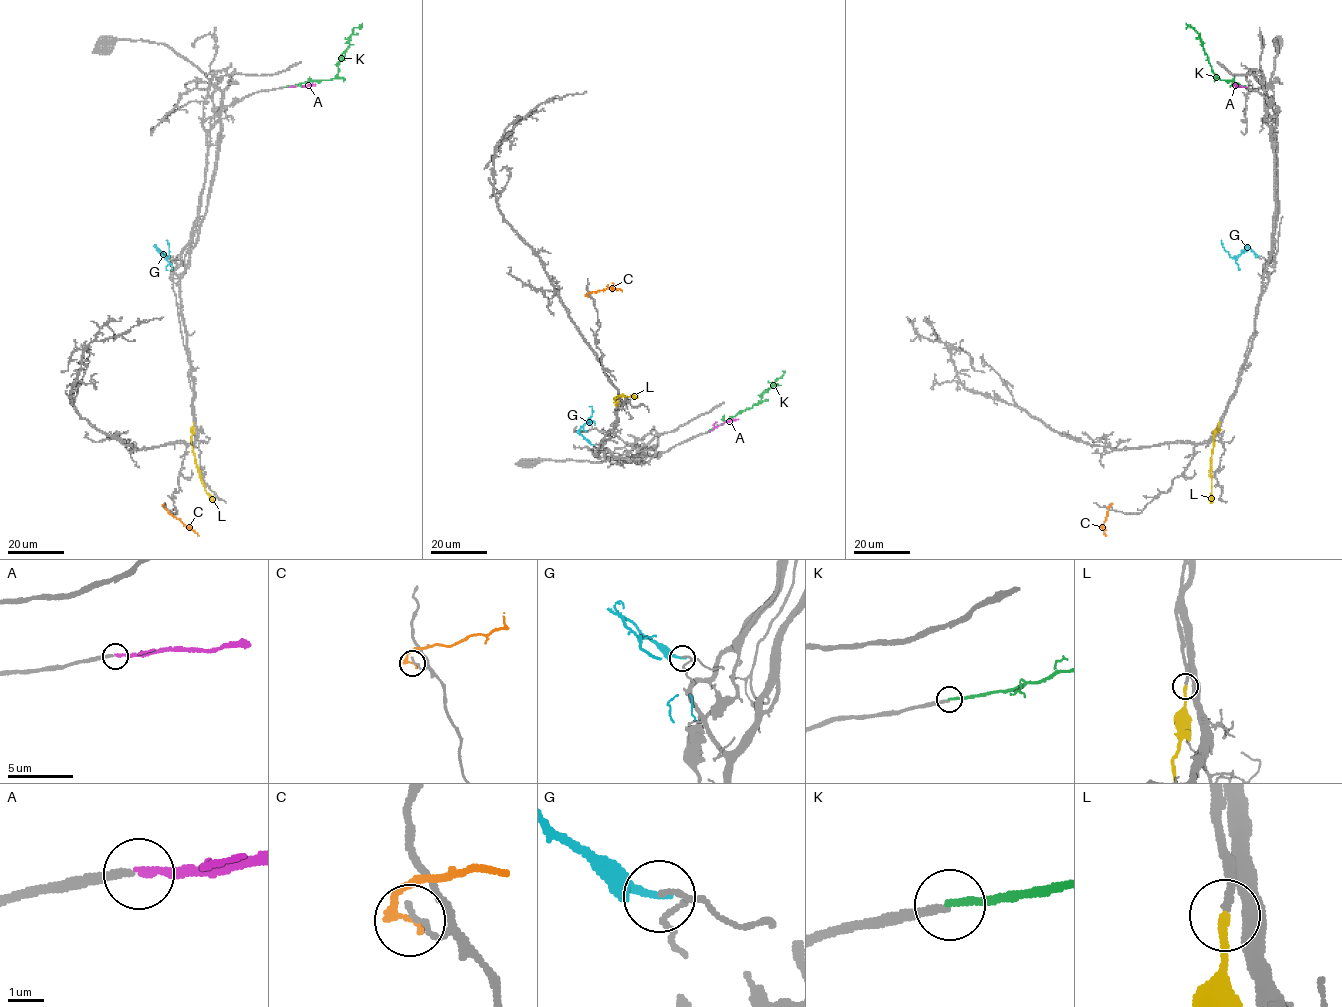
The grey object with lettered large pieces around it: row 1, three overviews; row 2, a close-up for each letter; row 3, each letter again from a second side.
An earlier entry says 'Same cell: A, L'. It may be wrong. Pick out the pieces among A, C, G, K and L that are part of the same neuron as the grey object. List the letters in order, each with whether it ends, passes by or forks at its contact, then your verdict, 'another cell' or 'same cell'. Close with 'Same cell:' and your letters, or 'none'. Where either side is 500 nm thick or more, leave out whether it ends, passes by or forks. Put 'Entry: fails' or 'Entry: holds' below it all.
A: it ends | same cell
C: it ends | another cell
G: it ends | another cell
K: it ends | another cell
L: it ends | same cell
Same cell: A, L
Entry: holds

